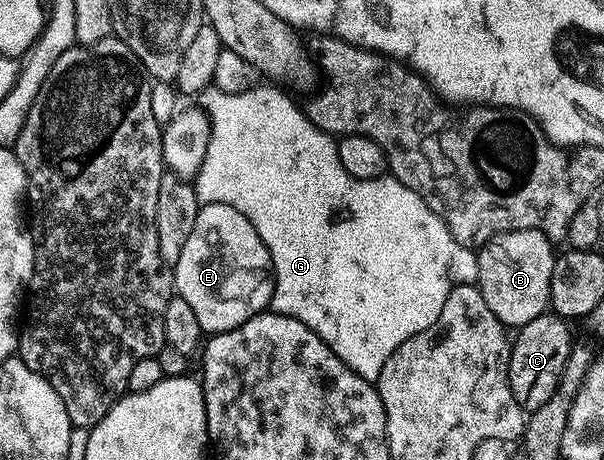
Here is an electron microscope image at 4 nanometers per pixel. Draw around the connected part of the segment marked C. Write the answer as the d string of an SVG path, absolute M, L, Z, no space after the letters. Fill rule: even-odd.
M545 313L534 317L526 326L515 332L508 352L508 384L514 401L525 412L536 411L550 397L554 397L556 386L564 372L568 354L572 352L574 340L564 332L565 320L555 313Z

